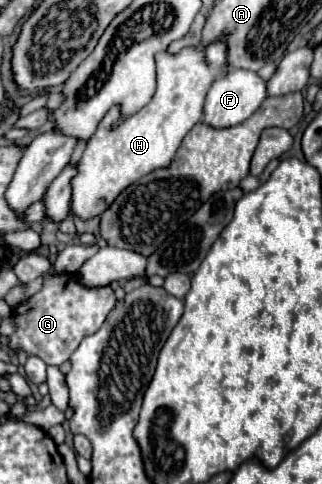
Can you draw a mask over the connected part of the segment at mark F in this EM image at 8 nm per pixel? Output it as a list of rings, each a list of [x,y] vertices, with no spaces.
[[[229,70],[225,76],[217,78],[213,86],[207,92],[205,98],[205,110],[203,110],[203,122],[211,124],[213,128],[229,128],[245,122],[267,98],[267,84],[265,80],[251,70]]]

